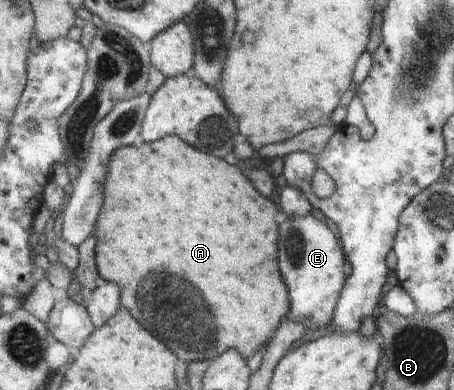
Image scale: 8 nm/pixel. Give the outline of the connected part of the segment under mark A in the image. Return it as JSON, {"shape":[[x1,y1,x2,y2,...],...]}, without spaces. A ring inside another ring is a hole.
{"shape":[[167,135,155,143,142,142,140,145,121,147,108,160,104,194,103,210,96,224,96,267,100,274,100,281,113,281,121,288,120,304,128,308,141,324,150,325,152,331,161,336,173,347,179,359,185,363,198,360,215,360,225,351,237,349,246,360,256,354,261,347,269,342,276,328,282,323,291,308,291,300,287,298,287,288,277,268,277,236,279,224,275,220,277,208,269,198,263,198,249,182,249,172,245,168,237,168,237,164,229,164,229,160,221,160,199,152,197,148,189,146,177,135]]}

